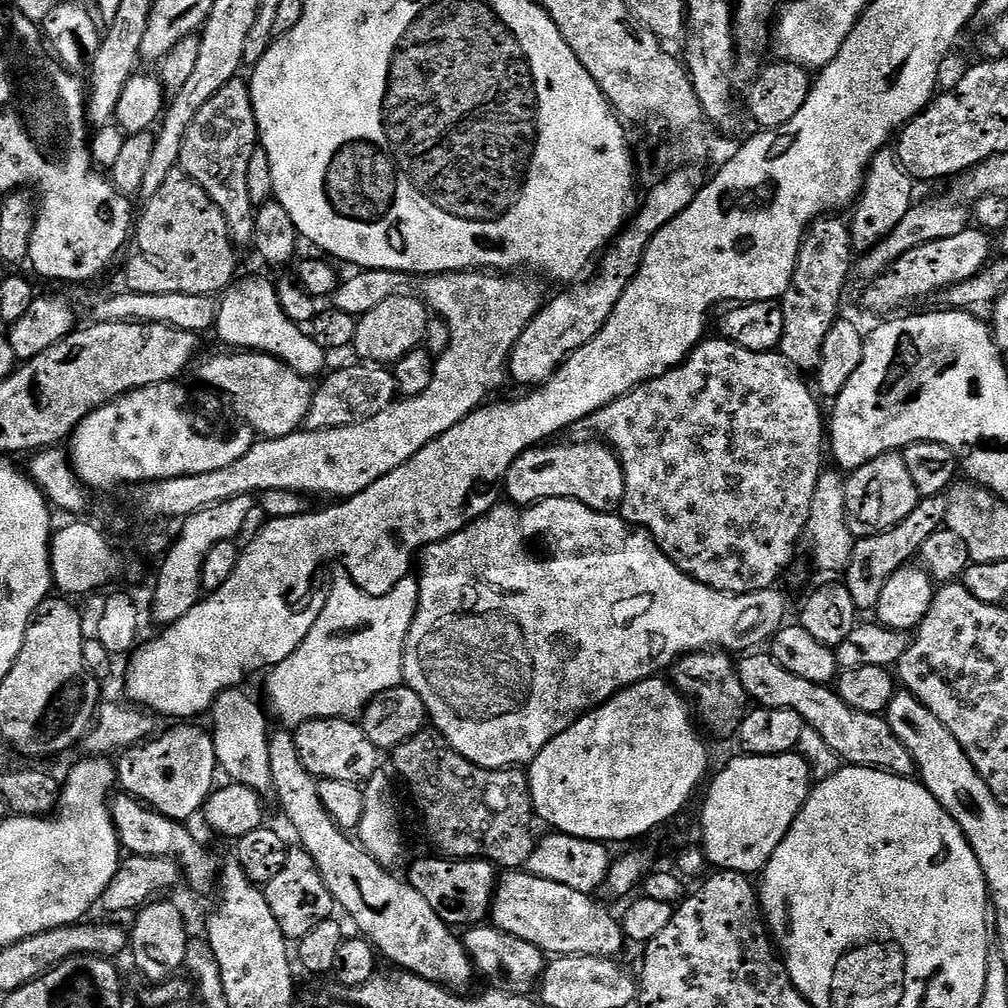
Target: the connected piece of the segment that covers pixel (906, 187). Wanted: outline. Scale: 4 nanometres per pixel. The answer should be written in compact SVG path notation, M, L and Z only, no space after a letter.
M885 146L876 152L866 172L857 203L859 206L849 223L852 247L857 253L863 254L872 249L900 224L914 204L914 187L915 181L901 166L895 147Z

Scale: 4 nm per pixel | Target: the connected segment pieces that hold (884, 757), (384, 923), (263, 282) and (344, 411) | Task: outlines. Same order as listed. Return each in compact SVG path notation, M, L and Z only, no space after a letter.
M756 650L739 661L740 681L746 690L749 701L761 708L781 708L794 710L802 714L805 725L812 727L826 740L845 765L858 768L880 768L884 772L893 772L895 776L911 777L914 772L912 755L908 747L894 734L883 715L874 712L854 710L842 702L839 691L826 684L806 682L798 674L790 674L767 651Z
M288 730L273 731L268 738L270 750L271 791L284 810L284 816L296 831L299 847L314 858L314 866L322 874L322 882L330 890L333 901L356 923L361 937L370 941L381 957L396 964L397 969L412 972L435 984L453 990L464 990L474 977L472 960L464 949L464 941L455 936L453 925L447 924L414 890L407 880L391 876L385 865L364 851L349 833L333 822L318 794L318 780L302 766L298 758L295 735Z
M256 274L243 276L237 277L221 293L216 309L215 335L218 334L230 348L277 356L296 373L309 378L319 377L325 371L328 354L309 331L287 318L278 301L276 284Z
M355 363L349 368L340 368L337 372L329 371L319 381L321 384L313 391L306 421L311 431L324 432L327 428L341 428L347 424L357 424L366 418L374 418L374 414L382 414L382 410L389 408L397 399L396 377L385 365Z

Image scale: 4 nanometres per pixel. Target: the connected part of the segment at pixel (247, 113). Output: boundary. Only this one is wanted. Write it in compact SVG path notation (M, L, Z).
M237 78L226 82L198 114L194 114L194 122L190 122L190 130L186 130L186 138L182 142L179 171L184 172L222 210L224 221L228 224L228 235L233 245L246 246L252 244L254 234L254 206L250 202L250 194L246 190L246 169L250 167L250 154L258 146L258 133L252 90L249 81Z

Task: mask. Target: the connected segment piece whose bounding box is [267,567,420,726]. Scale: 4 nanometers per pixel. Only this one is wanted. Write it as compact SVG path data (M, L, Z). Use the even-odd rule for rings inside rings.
M333 567L330 572L336 581L331 581L328 601L318 614L318 622L310 626L310 634L275 668L267 673L268 700L276 711L276 716L284 726L299 726L306 720L338 720L356 718L364 711L372 699L382 690L401 687L404 678L404 643L416 616L416 603L420 597L420 581L415 575L408 575L394 586L394 590L383 594L359 588L348 577L344 568Z

